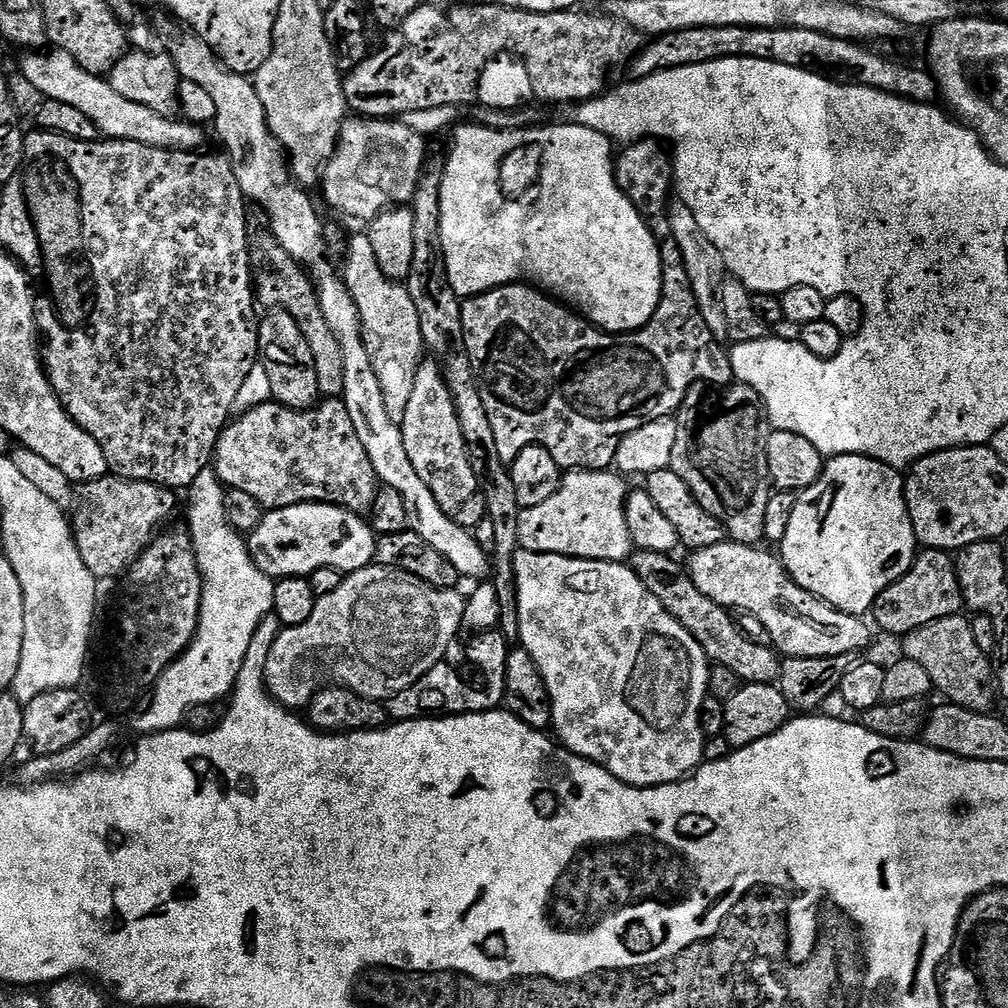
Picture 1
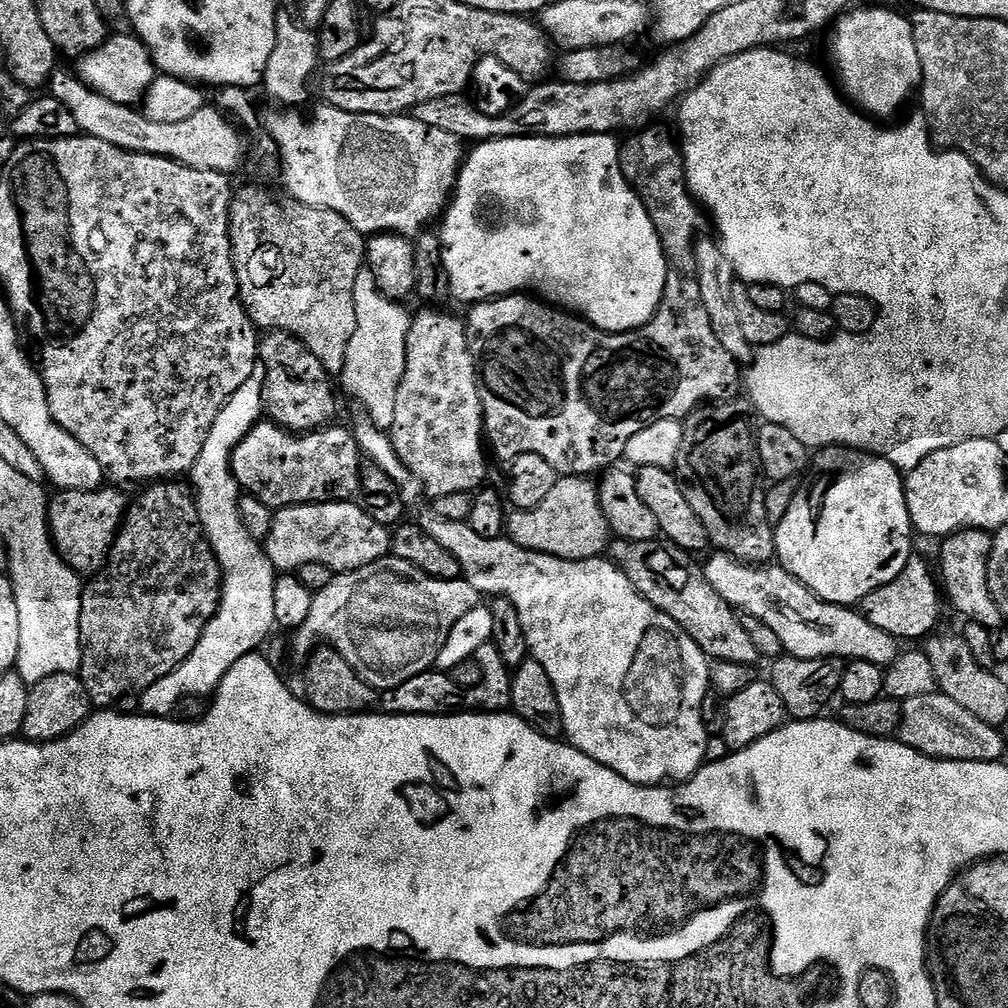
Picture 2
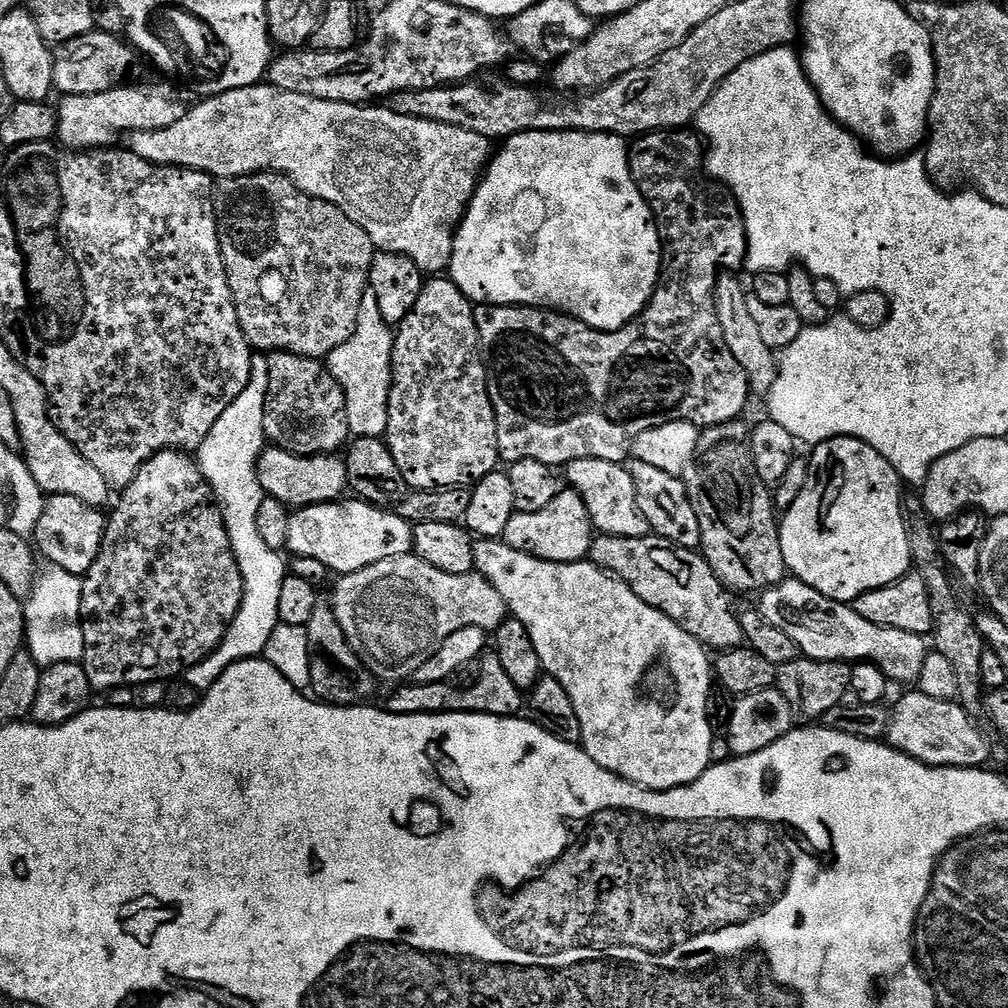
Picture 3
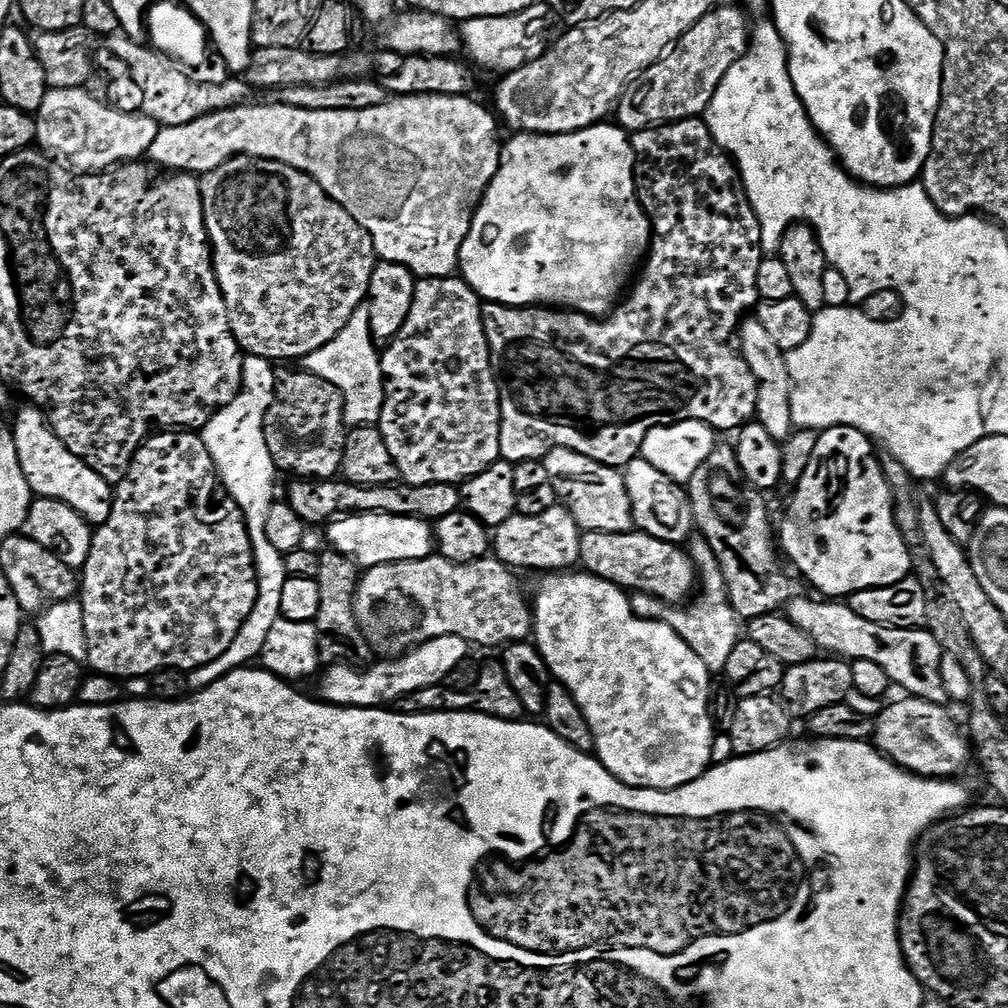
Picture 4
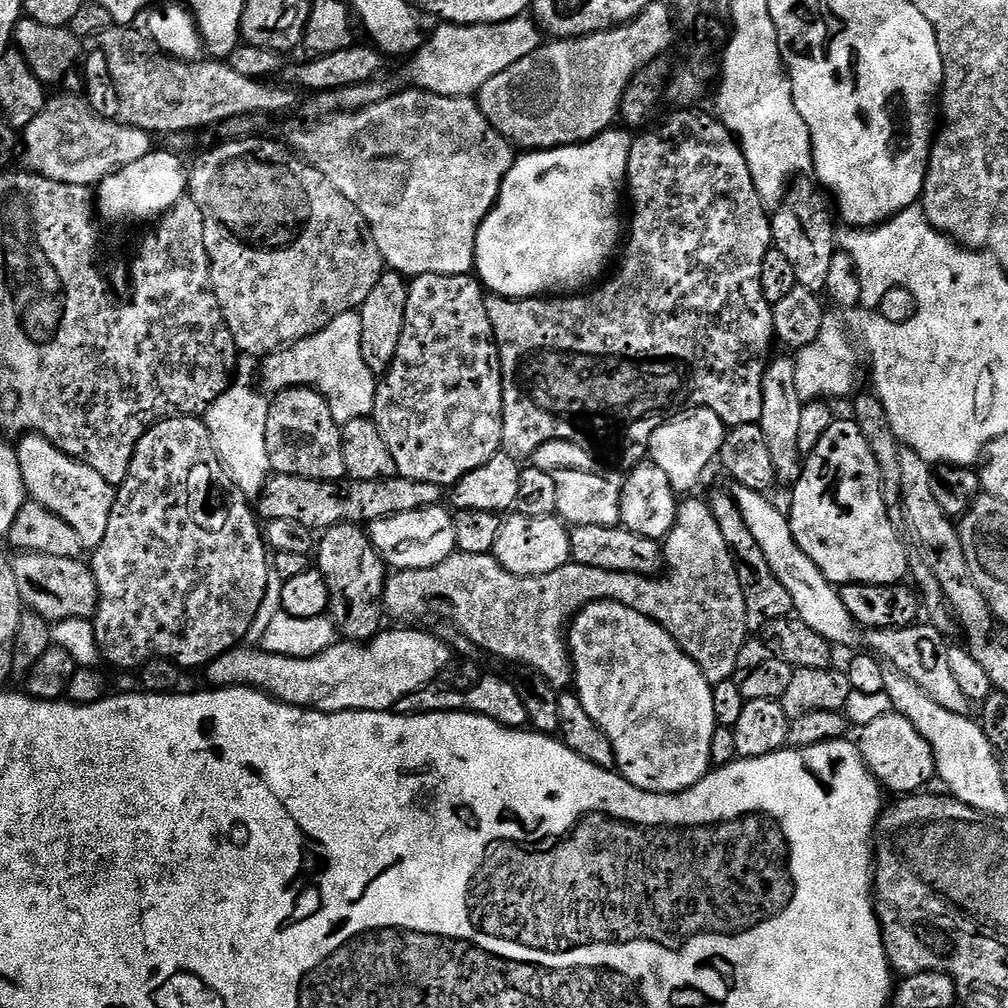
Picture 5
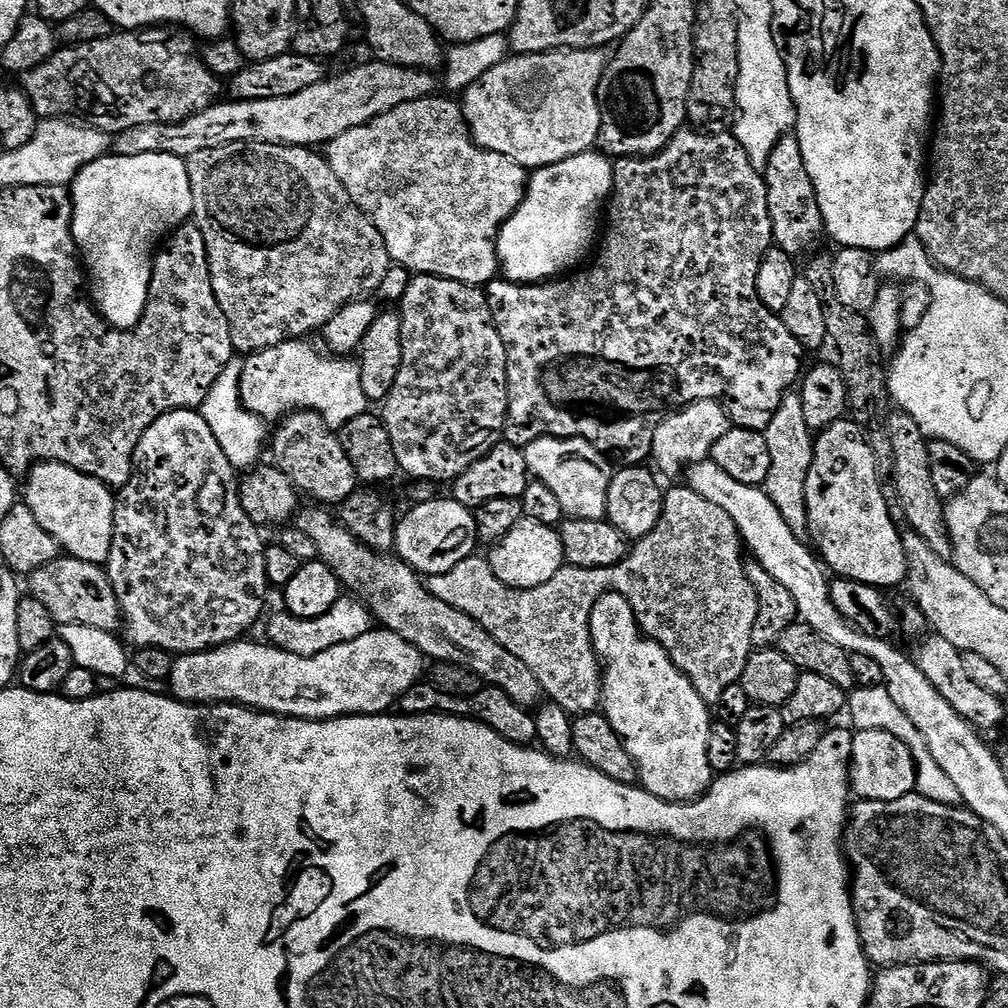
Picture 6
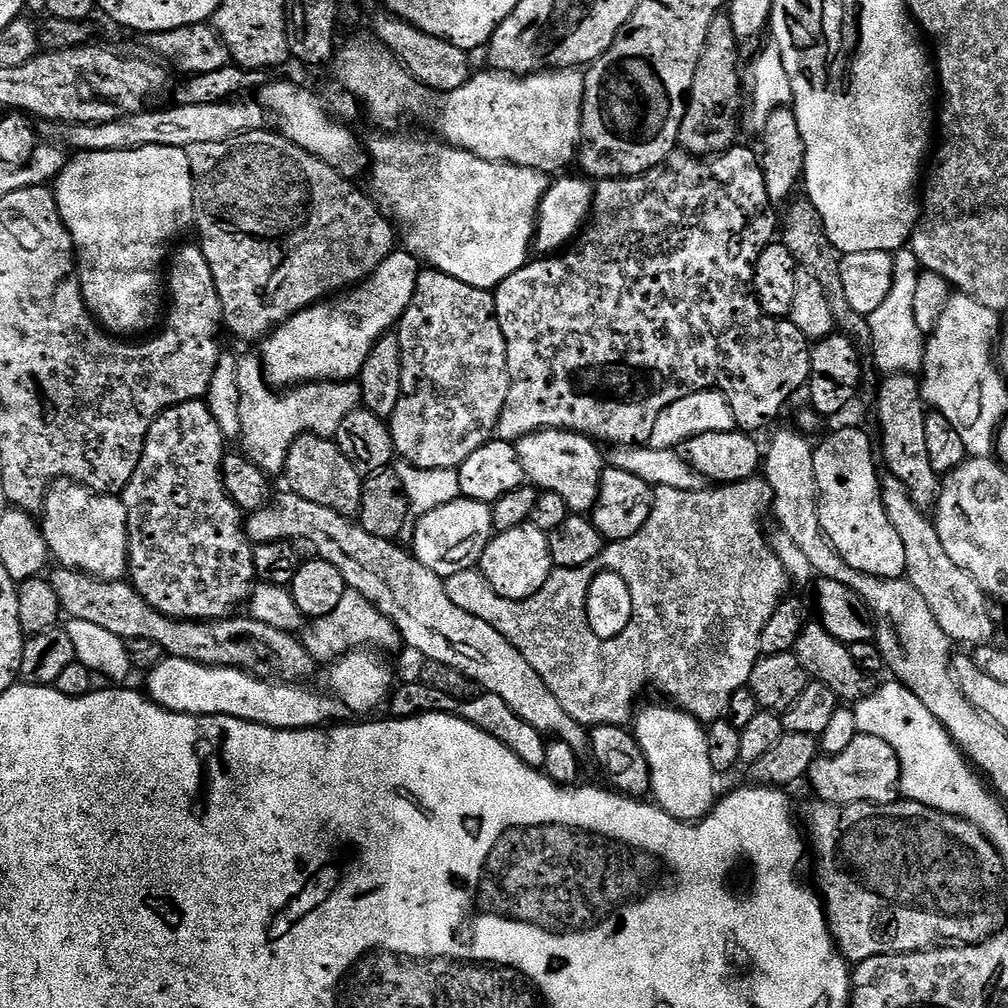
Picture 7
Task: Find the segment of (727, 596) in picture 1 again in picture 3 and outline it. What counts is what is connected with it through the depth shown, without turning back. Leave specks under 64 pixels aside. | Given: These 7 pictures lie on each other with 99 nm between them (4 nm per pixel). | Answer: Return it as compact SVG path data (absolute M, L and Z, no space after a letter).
M786 578L773 588L767 588L765 592L759 593L758 600L758 611L762 618L766 618L770 626L786 630L786 634L794 638L801 653L809 660L869 660L886 673L889 681L915 681L930 651L929 645L924 645L925 637L910 634L906 630L874 626L874 622L866 622L866 618L862 618L862 614L858 614L851 606L826 598L818 594L818 590L795 578Z

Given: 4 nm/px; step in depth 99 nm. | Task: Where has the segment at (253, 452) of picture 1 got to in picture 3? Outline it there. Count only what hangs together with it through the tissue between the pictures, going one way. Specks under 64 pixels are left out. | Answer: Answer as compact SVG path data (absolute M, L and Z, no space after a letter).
M268 446L260 453L260 459L256 462L256 473L264 495L273 496L292 510L306 508L309 504L339 501L348 488L346 466L343 459L336 454L295 456L281 448Z

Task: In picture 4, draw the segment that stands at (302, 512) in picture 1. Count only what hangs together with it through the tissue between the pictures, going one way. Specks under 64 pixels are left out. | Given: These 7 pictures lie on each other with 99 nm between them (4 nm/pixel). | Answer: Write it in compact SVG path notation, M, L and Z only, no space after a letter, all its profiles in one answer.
M354 512L351 516L341 516L327 525L328 540L331 551L341 552L350 558L361 569L367 570L379 564L390 562L406 562L407 560L421 560L434 552L434 528L427 520L406 518L405 516L391 516L378 512Z

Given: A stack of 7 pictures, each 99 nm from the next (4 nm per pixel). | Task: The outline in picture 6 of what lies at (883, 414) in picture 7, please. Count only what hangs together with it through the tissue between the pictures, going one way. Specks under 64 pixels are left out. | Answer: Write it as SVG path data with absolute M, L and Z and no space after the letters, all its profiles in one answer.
M899 410L889 415L888 433L890 446L894 450L892 485L896 487L895 503L900 504L900 512L904 515L906 522L904 524L920 535L936 554L945 558L951 557L952 543L944 513L946 501L940 497L938 490L934 490L934 481L930 478L928 437L922 434L922 430L918 430L918 424L914 422L914 418L910 418Z

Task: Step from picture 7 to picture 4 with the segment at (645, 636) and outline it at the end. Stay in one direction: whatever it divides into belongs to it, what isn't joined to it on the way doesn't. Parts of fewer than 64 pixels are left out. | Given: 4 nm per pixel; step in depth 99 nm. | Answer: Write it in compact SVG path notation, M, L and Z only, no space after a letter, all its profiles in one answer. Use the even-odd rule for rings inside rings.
M702 538L693 539L691 544L690 555L698 573L699 588L694 599L683 606L673 606L663 604L650 594L638 592L631 597L632 609L636 616L664 621L674 630L674 634L678 634L678 638L686 642L686 646L690 646L690 650L694 650L694 654L698 654L698 658L702 658L702 662L706 662L709 673L720 674L723 673L734 646L742 638L742 624L732 608L732 603L728 601L726 578L714 550L710 550L710 546ZM433 554L421 560L379 564L361 575L354 601L356 621L373 653L380 658L402 656L428 640L443 636L457 636L470 646L481 644L484 648L499 649L532 636L532 605L529 597L524 597L516 576L513 569L495 558L459 564Z

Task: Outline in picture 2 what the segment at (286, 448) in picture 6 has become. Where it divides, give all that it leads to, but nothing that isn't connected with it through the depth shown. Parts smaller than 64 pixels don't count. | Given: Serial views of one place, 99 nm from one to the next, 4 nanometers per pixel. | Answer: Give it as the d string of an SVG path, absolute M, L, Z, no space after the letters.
M269 331L268 336L259 341L258 360L266 370L266 382L264 383L264 412L267 419L280 427L288 429L289 432L315 432L318 428L327 428L333 423L336 416L336 392L332 389L334 384L333 377L329 376L328 371L310 354L307 346L292 336L289 332Z

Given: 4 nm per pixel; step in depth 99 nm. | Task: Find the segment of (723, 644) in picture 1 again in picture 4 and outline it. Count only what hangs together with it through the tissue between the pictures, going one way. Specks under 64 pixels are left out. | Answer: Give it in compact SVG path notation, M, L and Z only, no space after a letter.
M639 530L618 534L583 533L580 538L579 567L588 575L616 584L629 593L650 594L663 604L673 606L683 605L693 595L698 584L696 566L692 563L691 555L681 545L662 542Z

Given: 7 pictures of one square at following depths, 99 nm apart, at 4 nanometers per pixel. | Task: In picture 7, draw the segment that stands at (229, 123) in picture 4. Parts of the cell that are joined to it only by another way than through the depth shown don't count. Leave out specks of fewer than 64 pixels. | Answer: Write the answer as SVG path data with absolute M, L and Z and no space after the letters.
M431 135L428 136L380 136L377 140L372 140L369 144L366 144L367 155L368 152L372 155L373 189L371 188L371 191L374 193L375 199L387 209L391 219L398 225L398 236L402 241L403 251L416 257L425 265L431 266L437 272L445 272L450 274L450 278L458 278L458 282L466 282L466 286L478 286L479 288L494 290L502 281L510 278L510 274L514 274L519 268L529 263L528 248L530 252L534 244L536 217L540 215L542 198L548 193L549 173L539 172L526 166L499 164L498 162L483 160L474 154L462 151L460 148L453 148L452 145L443 143Z

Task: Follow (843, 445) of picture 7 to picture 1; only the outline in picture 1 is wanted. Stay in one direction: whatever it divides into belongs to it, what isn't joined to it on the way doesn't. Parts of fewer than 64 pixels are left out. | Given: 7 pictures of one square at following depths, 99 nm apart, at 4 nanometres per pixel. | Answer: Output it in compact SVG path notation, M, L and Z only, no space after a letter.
M869 456L831 457L819 478L797 495L786 538L778 545L778 555L792 581L839 612L858 617L871 613L878 594L902 578L916 560L918 545L904 497L904 481L901 469Z

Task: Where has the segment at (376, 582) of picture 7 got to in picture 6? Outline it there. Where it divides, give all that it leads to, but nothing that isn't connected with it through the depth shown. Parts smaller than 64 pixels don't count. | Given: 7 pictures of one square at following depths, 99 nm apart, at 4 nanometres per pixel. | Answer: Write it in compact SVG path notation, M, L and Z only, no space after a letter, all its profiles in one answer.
M304 506L297 511L294 527L302 530L302 534L314 538L314 546L318 546L320 551L319 560L329 564L336 572L336 577L340 579L341 585L347 591L349 588L352 591L349 593L355 594L363 601L381 629L398 634L398 638L406 638L406 642L410 642L410 646L418 649L429 661L457 664L466 666L466 670L474 670L474 674L484 679L485 685L506 690L506 694L510 694L510 698L514 698L518 706L532 710L541 703L540 683L538 678L534 678L534 670L530 670L526 662L514 658L514 654L510 654L510 650L506 650L506 646L498 643L481 624L474 622L474 618L462 614L462 610L454 610L454 606L442 602L442 598L434 598L434 594L422 579L421 573L395 555L376 552L370 546L366 546L352 531L345 528L333 513L332 516L328 513L331 511L320 506L308 507L312 508Z

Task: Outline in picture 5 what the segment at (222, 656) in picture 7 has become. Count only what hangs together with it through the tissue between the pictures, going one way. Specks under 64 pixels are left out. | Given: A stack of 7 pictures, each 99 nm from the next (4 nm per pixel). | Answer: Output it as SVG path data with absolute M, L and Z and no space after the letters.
M21 552L12 560L14 582L18 582L20 603L49 622L92 620L96 615L96 583L91 567L83 559L53 558L51 554Z

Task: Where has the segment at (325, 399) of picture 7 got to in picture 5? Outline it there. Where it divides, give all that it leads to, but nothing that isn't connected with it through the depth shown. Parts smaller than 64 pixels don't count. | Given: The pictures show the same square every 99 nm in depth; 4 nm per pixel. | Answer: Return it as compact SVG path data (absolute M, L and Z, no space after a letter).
M359 311L342 314L318 334L263 357L258 368L258 380L268 394L287 388L312 388L321 392L330 406L330 414L334 414L341 426L354 422L354 418L371 417L378 380L372 375L370 366L366 366L366 358L362 354L362 318Z

